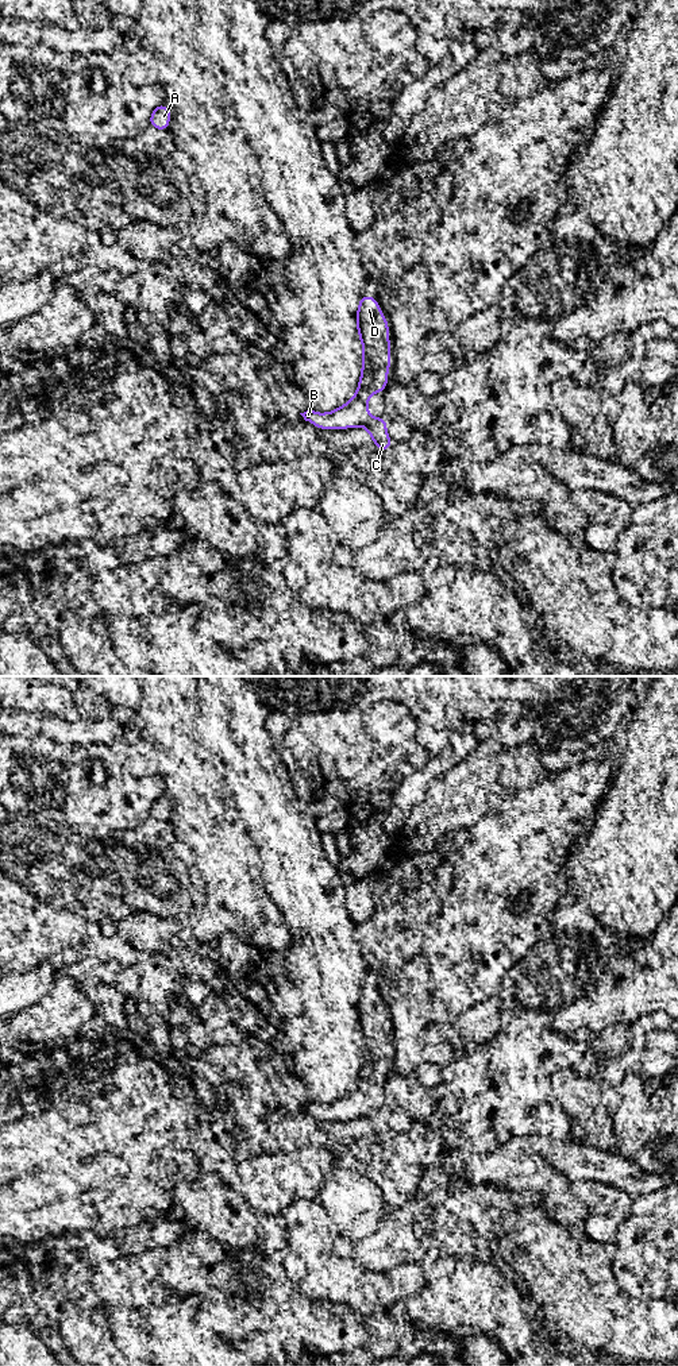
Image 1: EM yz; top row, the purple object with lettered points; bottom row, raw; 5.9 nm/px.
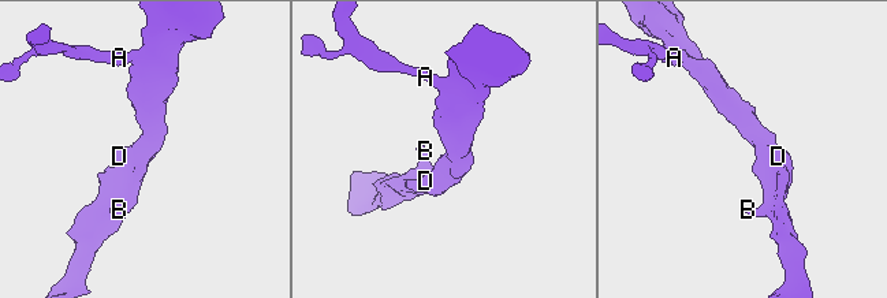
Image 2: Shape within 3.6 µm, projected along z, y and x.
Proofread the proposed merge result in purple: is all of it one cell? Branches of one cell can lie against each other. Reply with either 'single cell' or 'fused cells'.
single cell

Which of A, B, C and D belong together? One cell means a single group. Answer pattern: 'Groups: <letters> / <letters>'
Groups: A B C D

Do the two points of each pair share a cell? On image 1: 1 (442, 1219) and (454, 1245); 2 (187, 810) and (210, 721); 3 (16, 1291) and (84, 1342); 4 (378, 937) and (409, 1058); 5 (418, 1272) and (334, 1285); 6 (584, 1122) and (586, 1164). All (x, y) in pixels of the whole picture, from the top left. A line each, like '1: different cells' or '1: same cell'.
1: same cell
2: different cells
3: different cells
4: same cell
5: same cell
6: different cells

